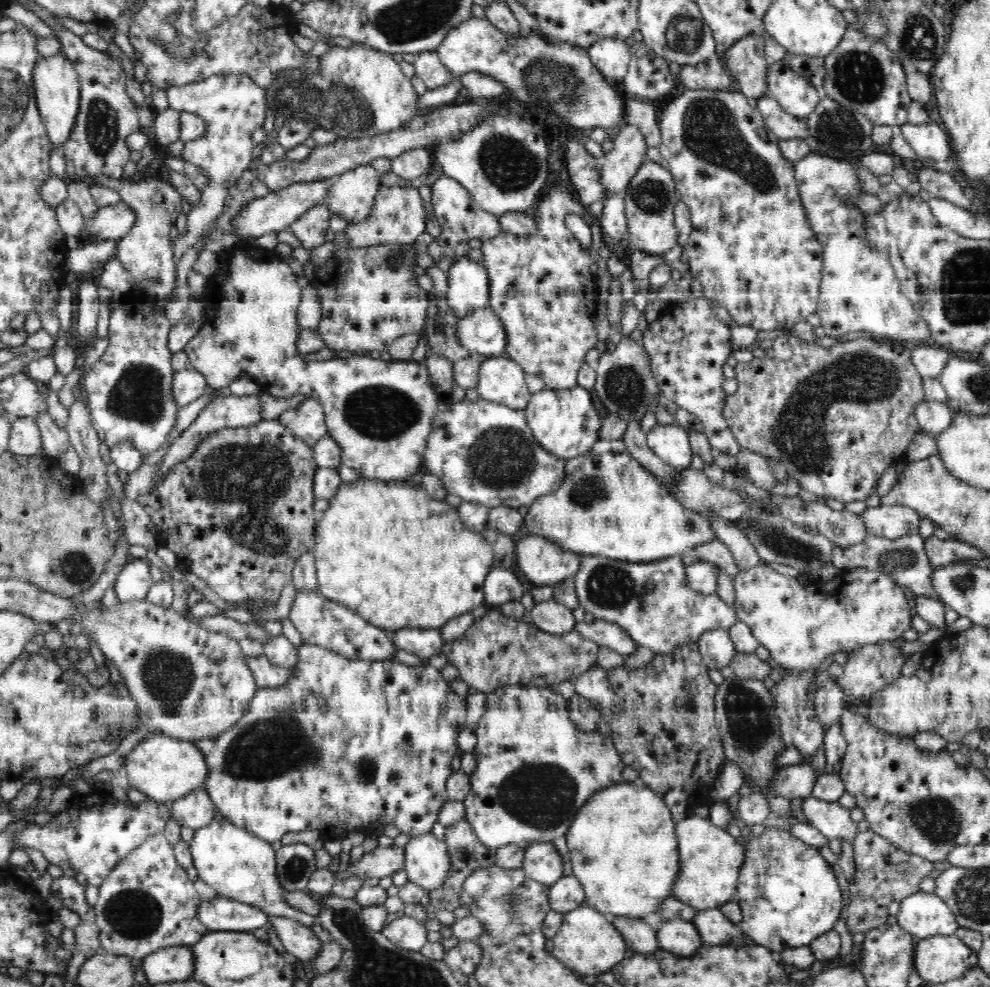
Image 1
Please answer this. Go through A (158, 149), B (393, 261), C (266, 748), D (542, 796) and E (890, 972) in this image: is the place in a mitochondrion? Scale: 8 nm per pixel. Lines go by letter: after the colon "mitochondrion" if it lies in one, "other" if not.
A: other
B: other
C: mitochondrion
D: mitochondrion
E: other

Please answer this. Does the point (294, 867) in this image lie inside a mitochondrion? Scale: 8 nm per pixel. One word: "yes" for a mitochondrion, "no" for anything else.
yes

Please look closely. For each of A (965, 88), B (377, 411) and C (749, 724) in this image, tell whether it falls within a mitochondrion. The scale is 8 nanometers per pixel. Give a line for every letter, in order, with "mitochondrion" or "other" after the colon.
A: other
B: mitochondrion
C: mitochondrion

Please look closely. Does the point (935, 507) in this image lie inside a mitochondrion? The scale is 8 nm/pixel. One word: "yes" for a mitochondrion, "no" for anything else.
no

